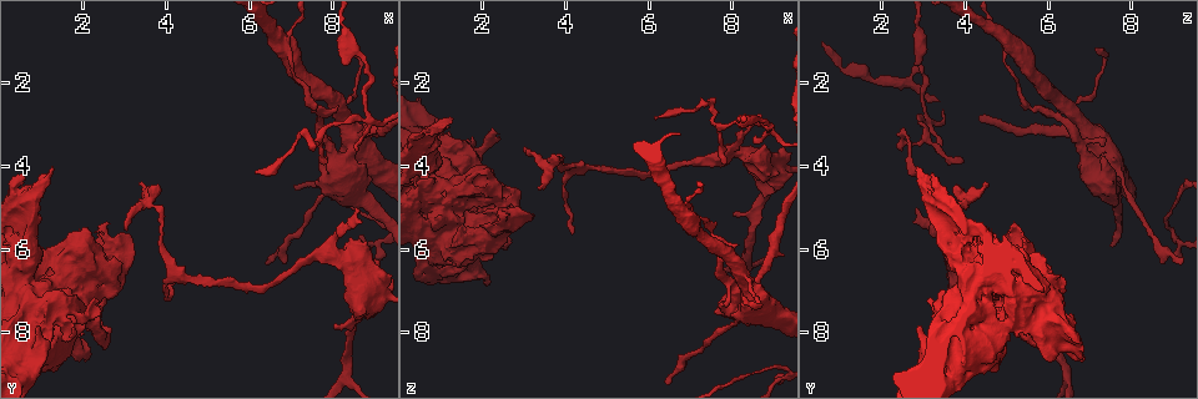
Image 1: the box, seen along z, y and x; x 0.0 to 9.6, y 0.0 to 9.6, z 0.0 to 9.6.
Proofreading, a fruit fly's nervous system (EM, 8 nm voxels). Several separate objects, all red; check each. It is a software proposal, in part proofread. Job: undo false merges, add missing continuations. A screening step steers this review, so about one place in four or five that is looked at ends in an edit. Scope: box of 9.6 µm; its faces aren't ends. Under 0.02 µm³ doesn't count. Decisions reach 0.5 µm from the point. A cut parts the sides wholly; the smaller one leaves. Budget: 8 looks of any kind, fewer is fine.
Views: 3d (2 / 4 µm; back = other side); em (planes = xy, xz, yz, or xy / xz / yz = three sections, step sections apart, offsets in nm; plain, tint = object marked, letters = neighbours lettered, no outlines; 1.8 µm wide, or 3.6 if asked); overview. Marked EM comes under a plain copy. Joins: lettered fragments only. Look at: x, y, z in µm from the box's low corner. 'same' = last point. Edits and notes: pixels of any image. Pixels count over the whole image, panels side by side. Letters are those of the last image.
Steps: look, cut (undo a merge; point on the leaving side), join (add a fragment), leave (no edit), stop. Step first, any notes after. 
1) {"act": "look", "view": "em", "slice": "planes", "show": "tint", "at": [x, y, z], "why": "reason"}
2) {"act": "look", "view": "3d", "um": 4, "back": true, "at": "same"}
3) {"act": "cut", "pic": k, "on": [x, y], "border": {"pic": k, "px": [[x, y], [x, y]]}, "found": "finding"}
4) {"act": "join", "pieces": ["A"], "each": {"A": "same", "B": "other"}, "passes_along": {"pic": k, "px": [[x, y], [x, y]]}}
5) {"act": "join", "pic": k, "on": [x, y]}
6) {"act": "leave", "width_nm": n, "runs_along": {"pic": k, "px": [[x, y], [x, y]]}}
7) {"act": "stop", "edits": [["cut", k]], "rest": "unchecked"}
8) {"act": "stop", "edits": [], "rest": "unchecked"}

{"act": "look", "view": "3d", "um": 4, "at": [3.85, 5.40, 3.90], "why": "abrupt turn"}

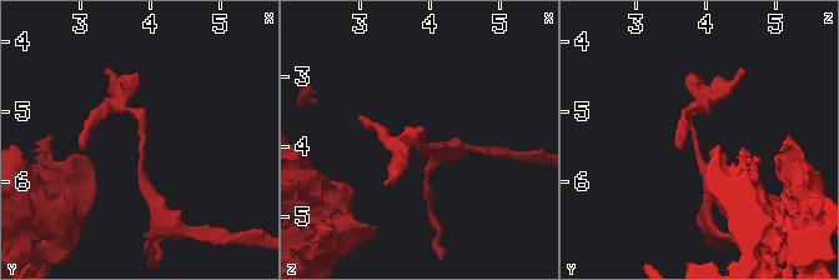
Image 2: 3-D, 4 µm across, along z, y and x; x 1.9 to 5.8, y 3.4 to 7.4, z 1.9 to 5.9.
{"act": "look", "view": "em", "slice": "yz", "step": 8, "show": "tint", "at": [3.90, 5.40, 3.85], "why": "need the tissue"}

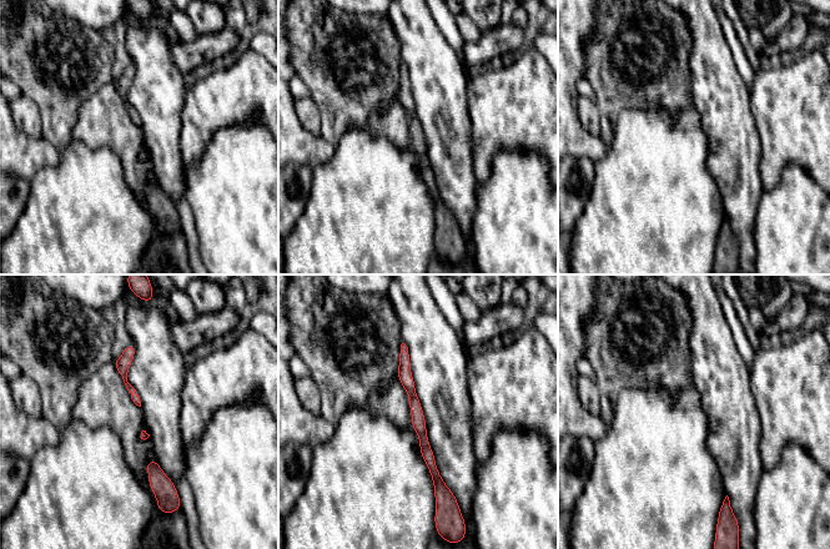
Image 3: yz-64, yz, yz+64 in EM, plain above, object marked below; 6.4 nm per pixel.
{"act": "look", "view": "em", "slice": "planes", "show": "letters", "at": "same"}

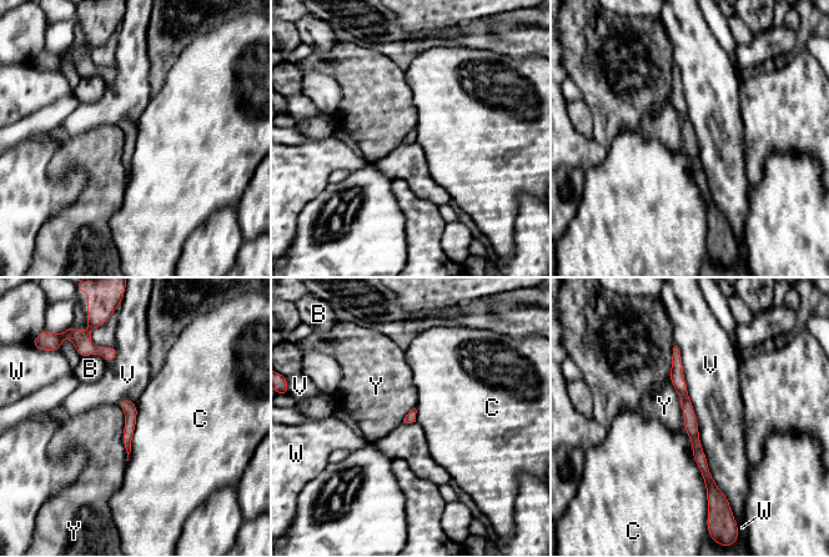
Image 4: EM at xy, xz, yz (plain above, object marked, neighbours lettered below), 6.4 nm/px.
{"act": "leave", "each": {"B": "other", "C": "other", "V": "other", "W": "other", "Y": "other"}, "border": {"pic": 4, "px": [[117, 405], [127, 460]]}, "found": "all the same neuron"}

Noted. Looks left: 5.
{"act": "look", "view": "em", "um": 3.6, "slice": "yz", "step": 8, "show": "letters", "at": [8.00, 7.85, 5.25], "why": "free end"}

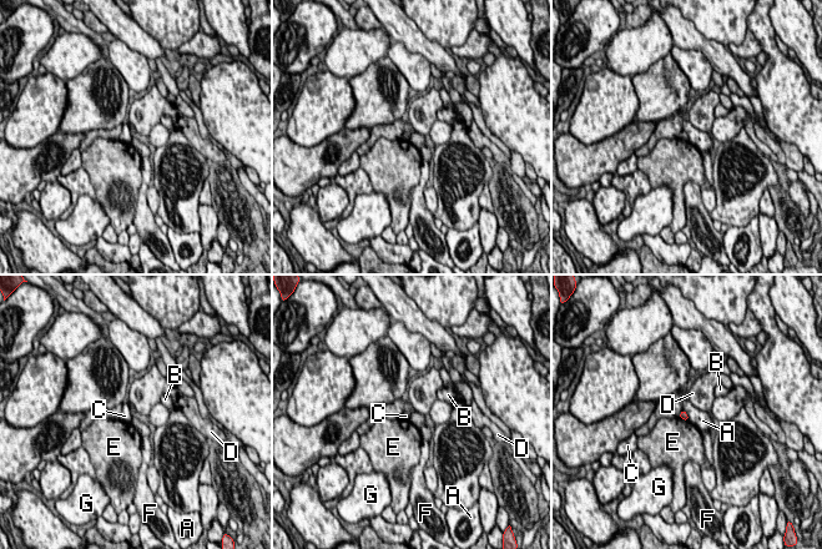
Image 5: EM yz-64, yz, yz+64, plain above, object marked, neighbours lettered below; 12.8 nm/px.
{"act": "leave", "width_nm": 100, "each": {"A": "other", "B": "other", "C": "other", "D": "other", "E": "other", "F": "other", "G": "other"}, "found": "no lettered fragment goes on from it"}

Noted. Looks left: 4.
{"act": "look", "view": "em", "um": 3.6, "slice": "xz", "step": 4, "show": "letters", "at": [0.65, 5.60, 3.60], "why": "abrupt turn"}

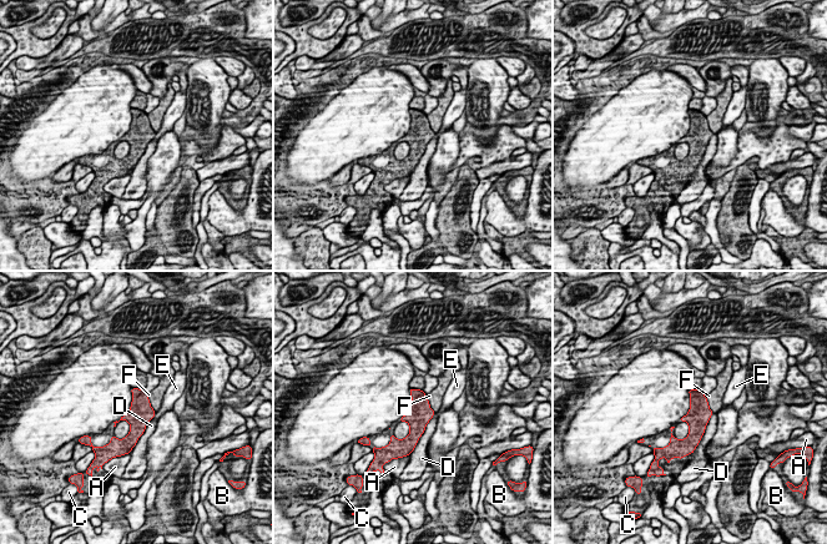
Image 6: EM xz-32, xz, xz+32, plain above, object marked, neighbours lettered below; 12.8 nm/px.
{"act": "leave", "width_nm": 300, "each": {"A": "other", "B": "other", "C": "other", "D": "other", "E": "other", "F": "other"}, "found": "all the same neuron"}

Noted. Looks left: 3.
{"act": "stop", "edits": [], "rest": "unchecked"}

